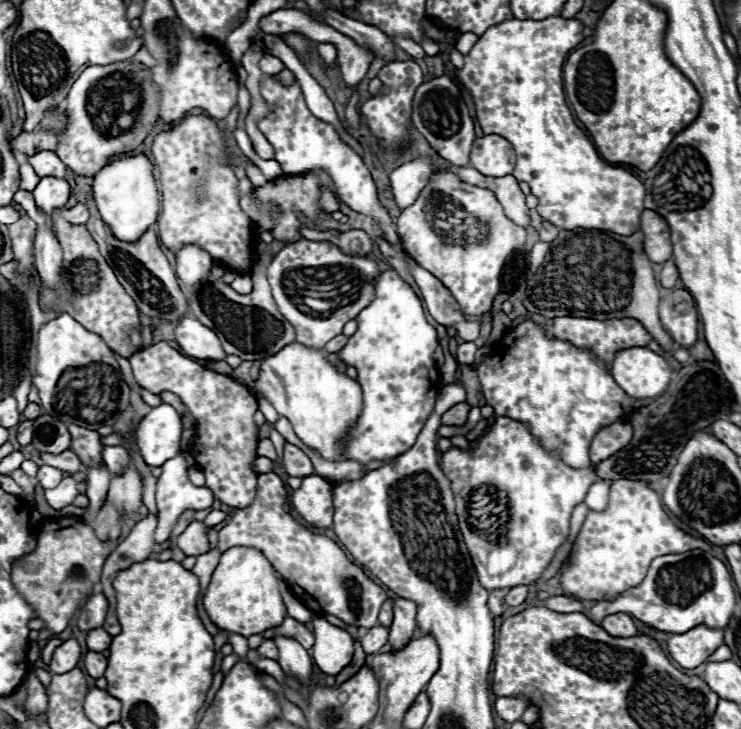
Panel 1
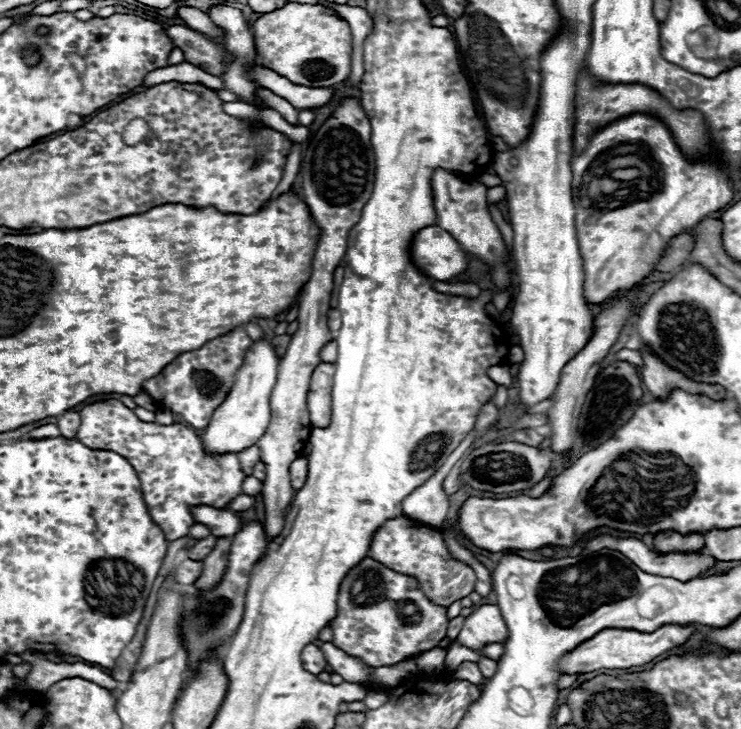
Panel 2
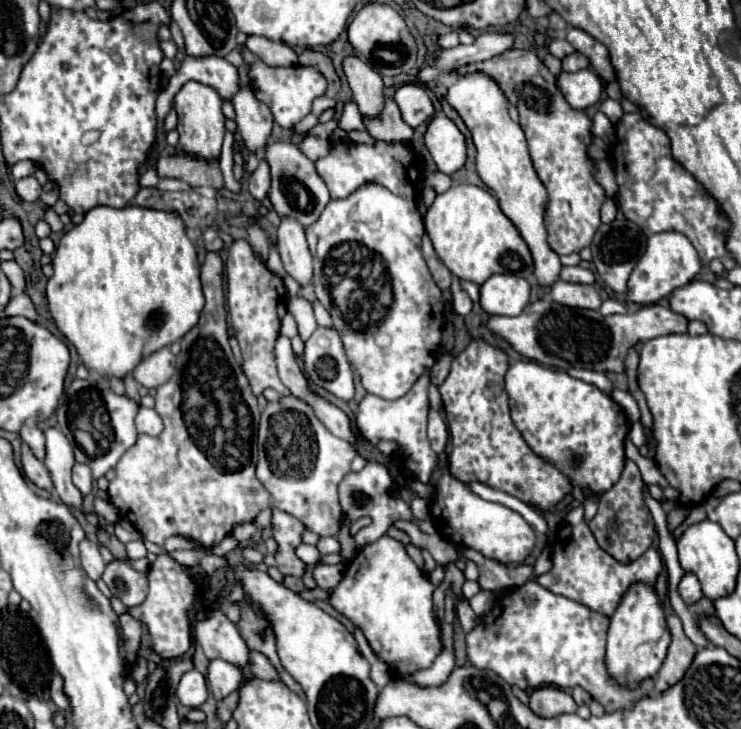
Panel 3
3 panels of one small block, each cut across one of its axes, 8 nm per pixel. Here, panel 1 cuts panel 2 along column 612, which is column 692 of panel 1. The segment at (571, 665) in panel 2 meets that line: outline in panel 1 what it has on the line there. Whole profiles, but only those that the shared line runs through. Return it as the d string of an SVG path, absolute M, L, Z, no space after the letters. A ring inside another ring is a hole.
M696 626L684 634L674 634L668 640L670 656L682 668L696 668L708 660L708 656L724 644L724 632L718 628Z

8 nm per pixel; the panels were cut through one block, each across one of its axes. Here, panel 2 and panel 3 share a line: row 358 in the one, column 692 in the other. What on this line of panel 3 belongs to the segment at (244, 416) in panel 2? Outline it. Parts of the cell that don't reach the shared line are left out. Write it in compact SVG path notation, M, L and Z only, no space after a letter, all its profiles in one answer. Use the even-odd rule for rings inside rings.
M676 232L654 234L648 238L648 248L630 276L628 300L632 300L634 304L642 304L642 306L656 304L658 300L666 298L674 288L688 284L700 272L700 268L702 268L700 258L692 242L684 238L684 234L676 234Z

